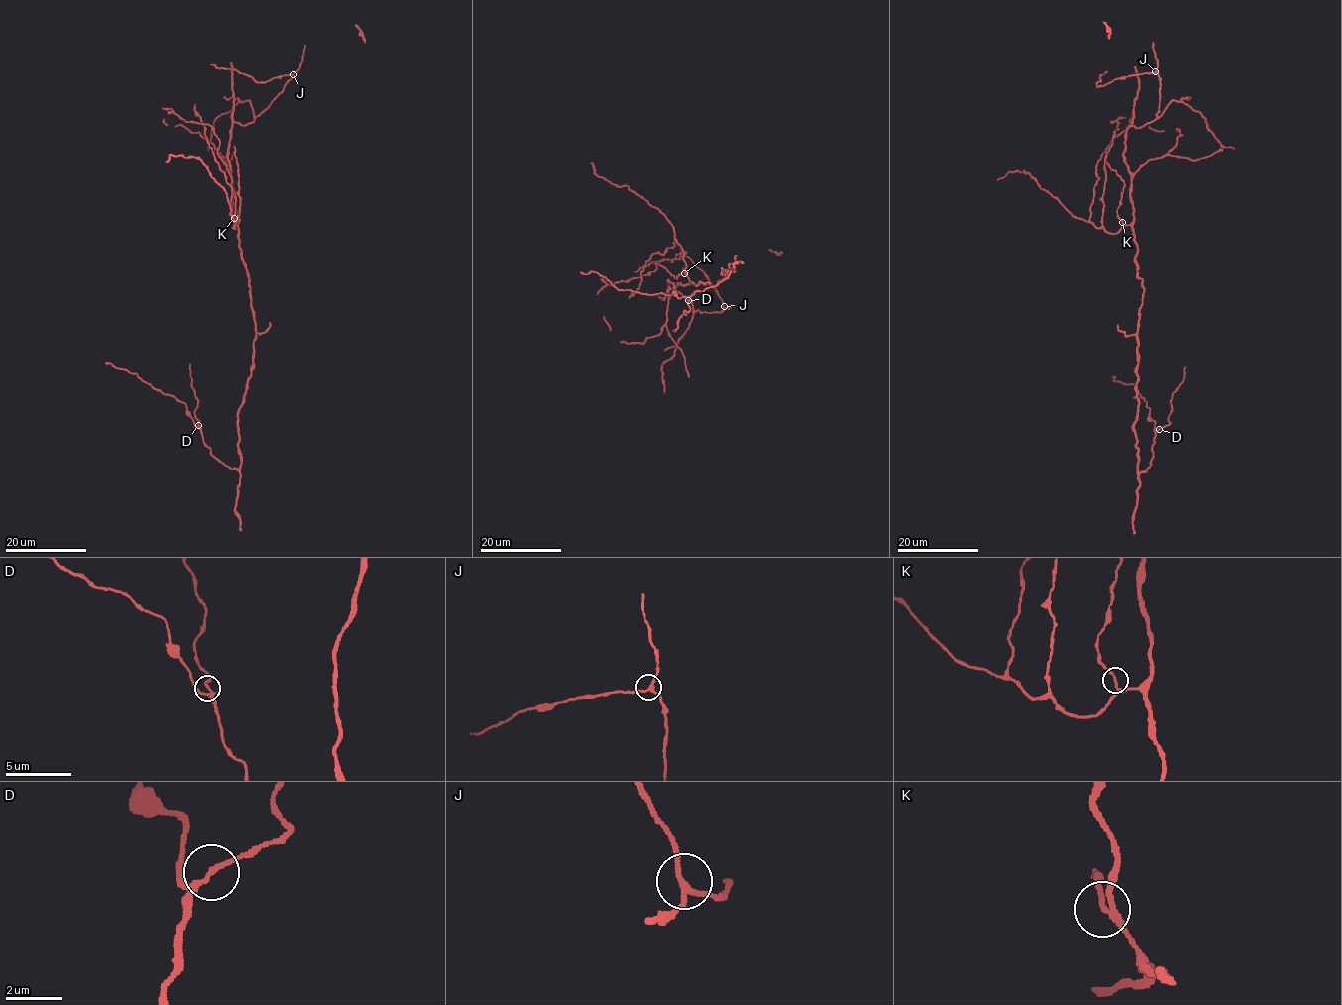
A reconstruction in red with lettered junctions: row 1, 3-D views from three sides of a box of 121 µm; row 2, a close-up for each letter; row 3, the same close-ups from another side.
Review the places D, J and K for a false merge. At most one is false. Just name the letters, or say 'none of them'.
none of them

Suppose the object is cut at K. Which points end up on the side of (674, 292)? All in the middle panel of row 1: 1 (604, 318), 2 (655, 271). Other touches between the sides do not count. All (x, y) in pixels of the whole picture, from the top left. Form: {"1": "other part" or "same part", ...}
{"1": "same part", "2": "other part"}

